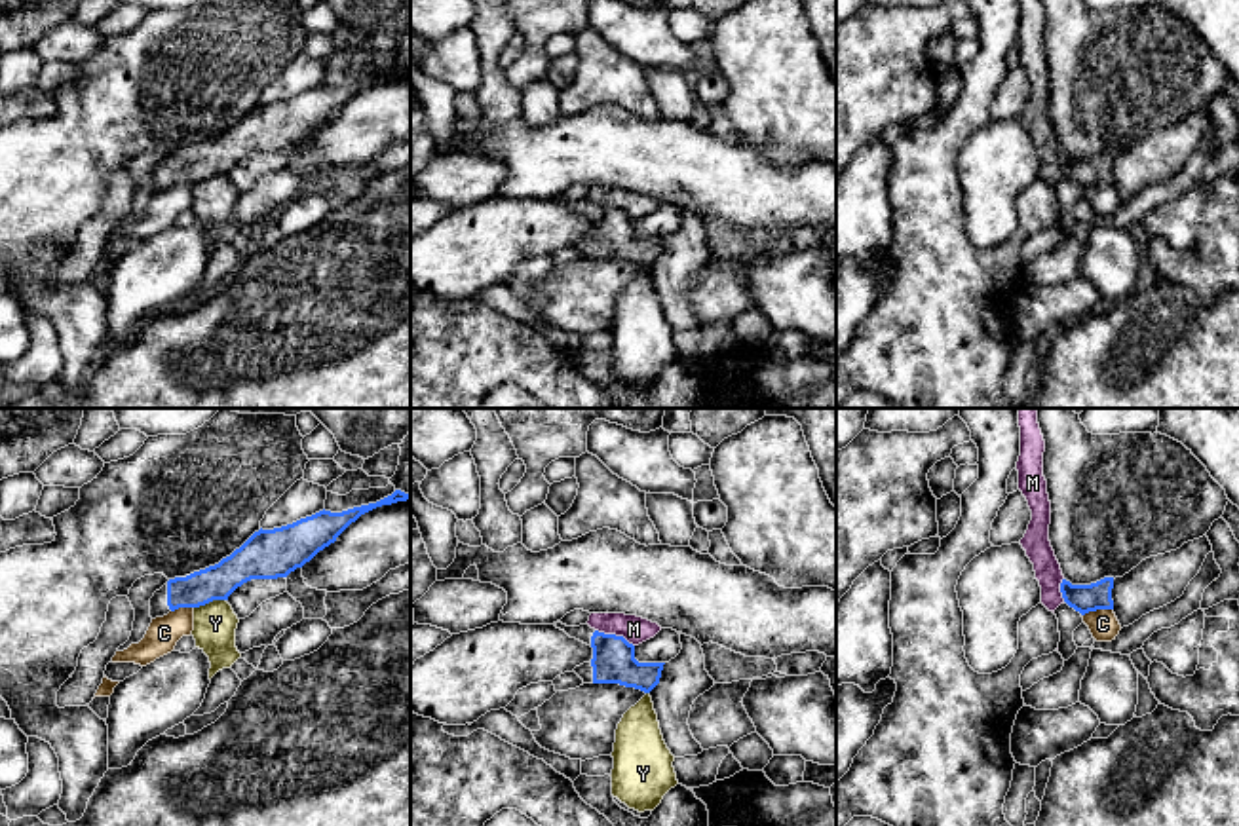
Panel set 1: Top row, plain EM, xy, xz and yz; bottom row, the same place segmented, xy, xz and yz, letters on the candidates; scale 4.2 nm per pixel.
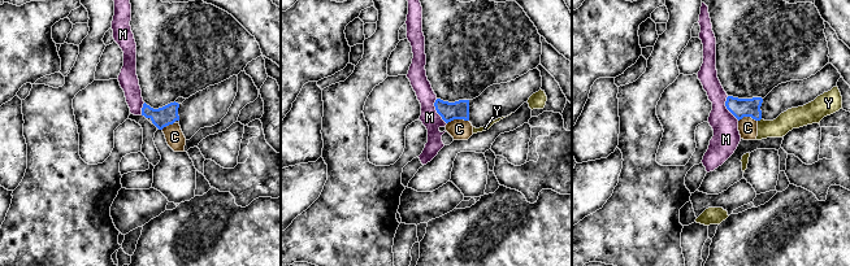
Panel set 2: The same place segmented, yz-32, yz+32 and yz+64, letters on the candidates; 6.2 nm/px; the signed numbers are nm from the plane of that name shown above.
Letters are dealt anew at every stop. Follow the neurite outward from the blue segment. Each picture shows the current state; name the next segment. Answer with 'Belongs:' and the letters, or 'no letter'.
Belongs: no letter

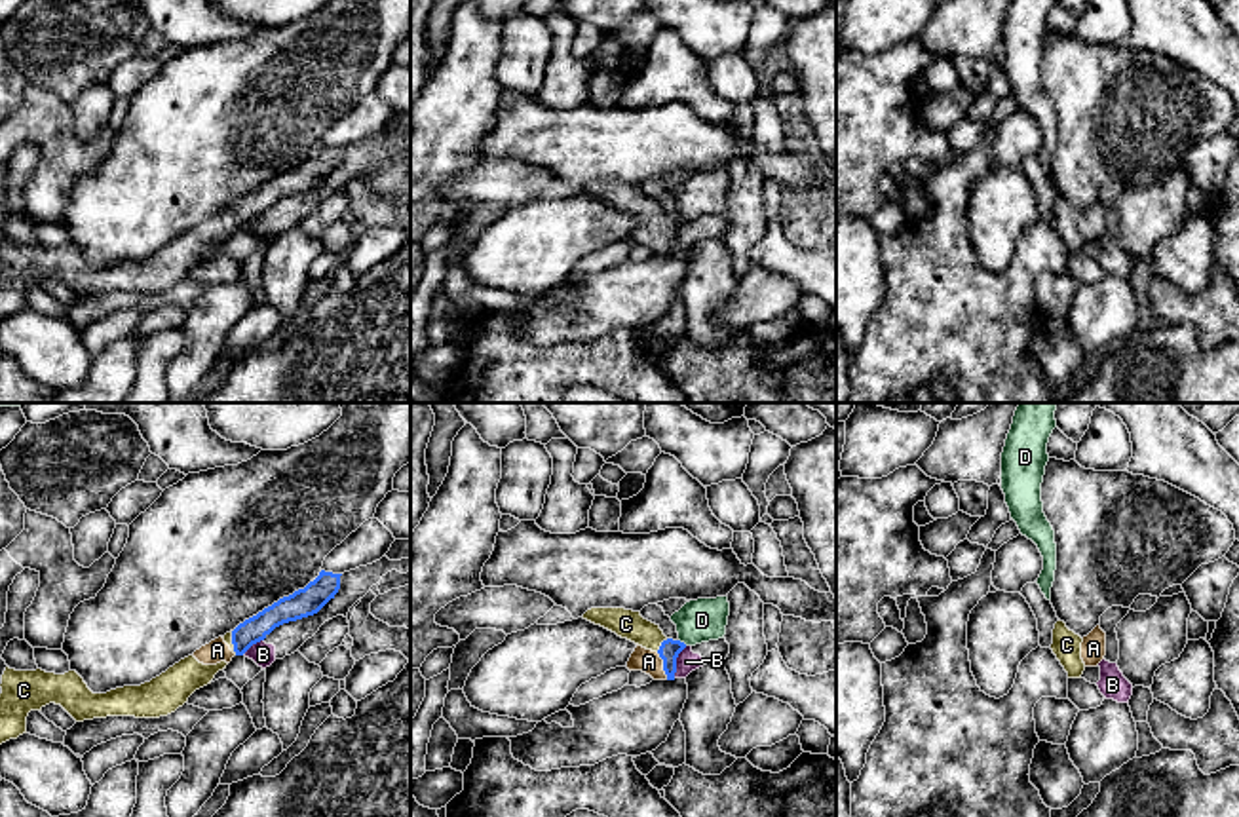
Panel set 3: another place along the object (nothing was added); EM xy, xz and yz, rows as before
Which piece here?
Belongs: A, C

